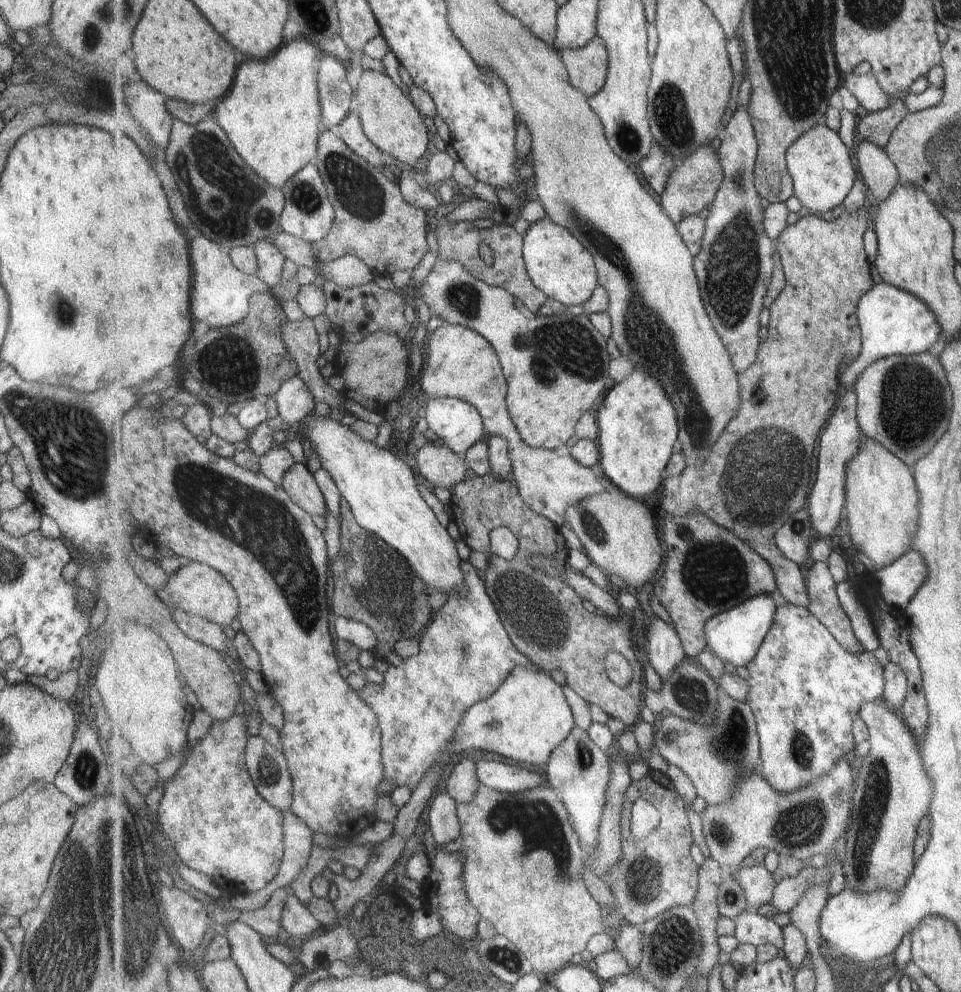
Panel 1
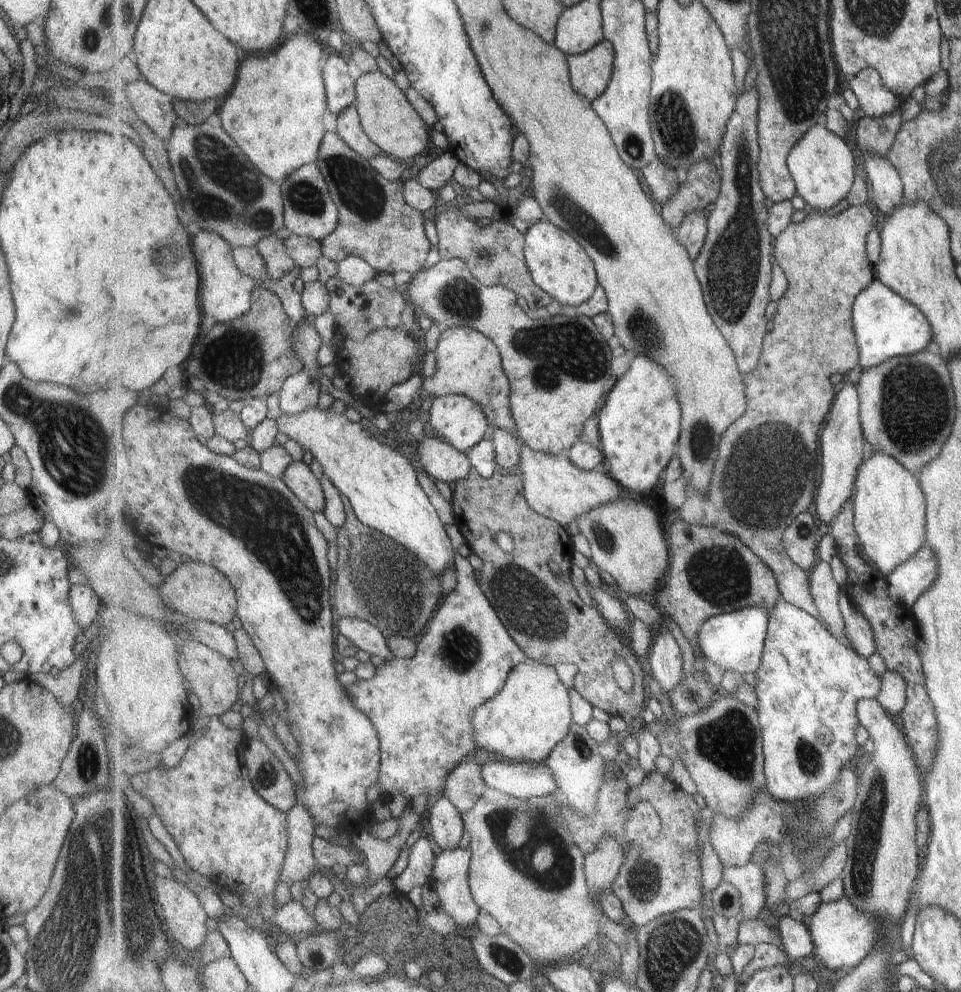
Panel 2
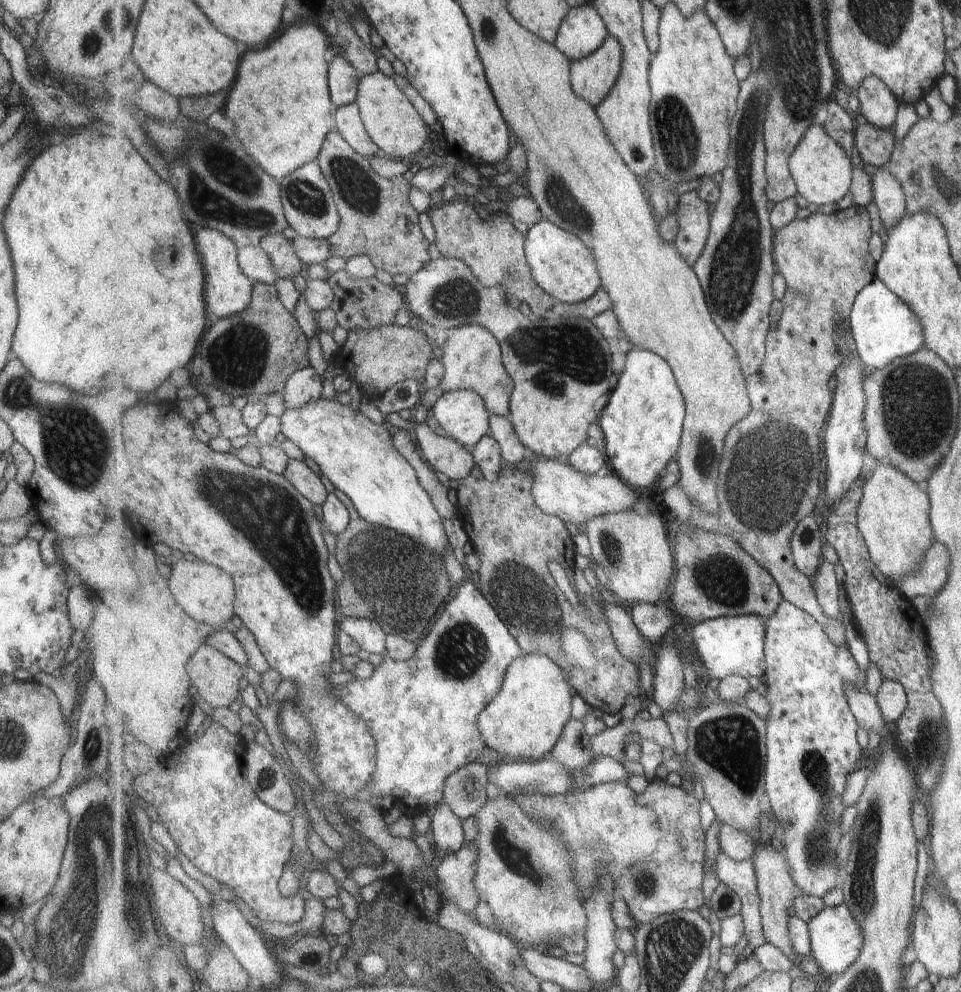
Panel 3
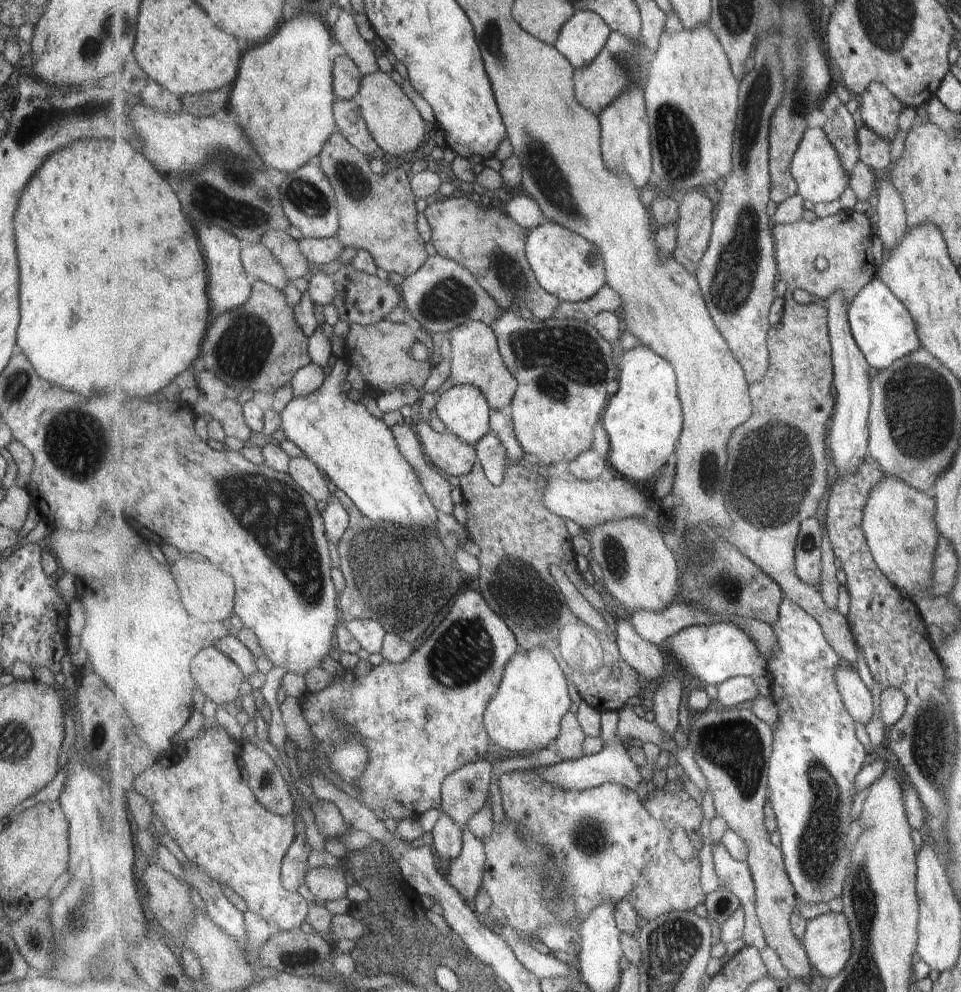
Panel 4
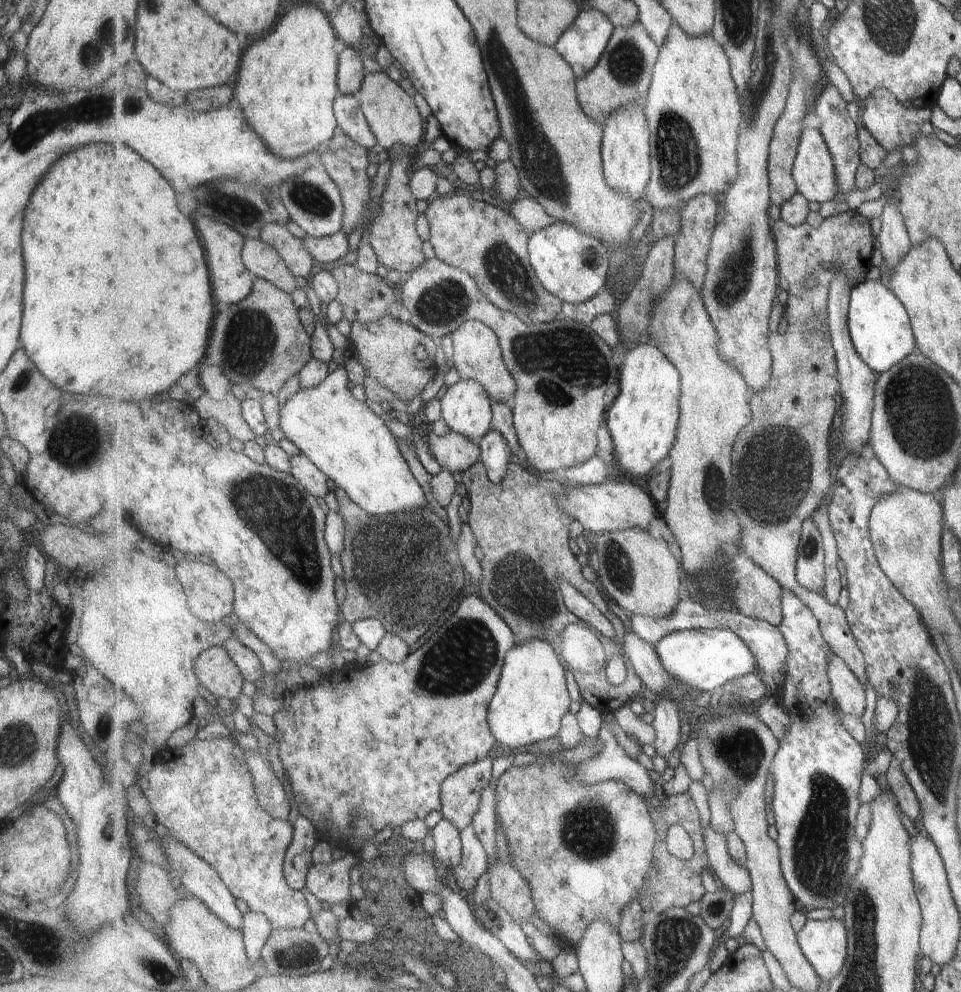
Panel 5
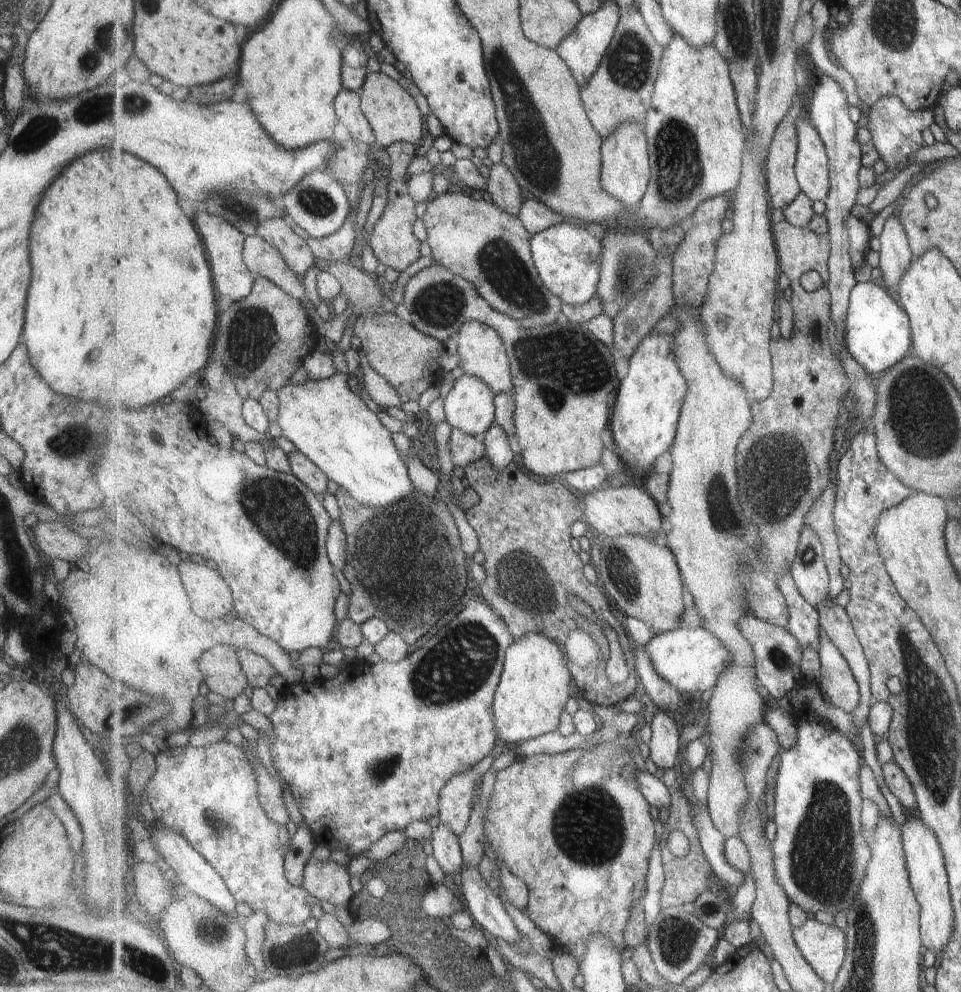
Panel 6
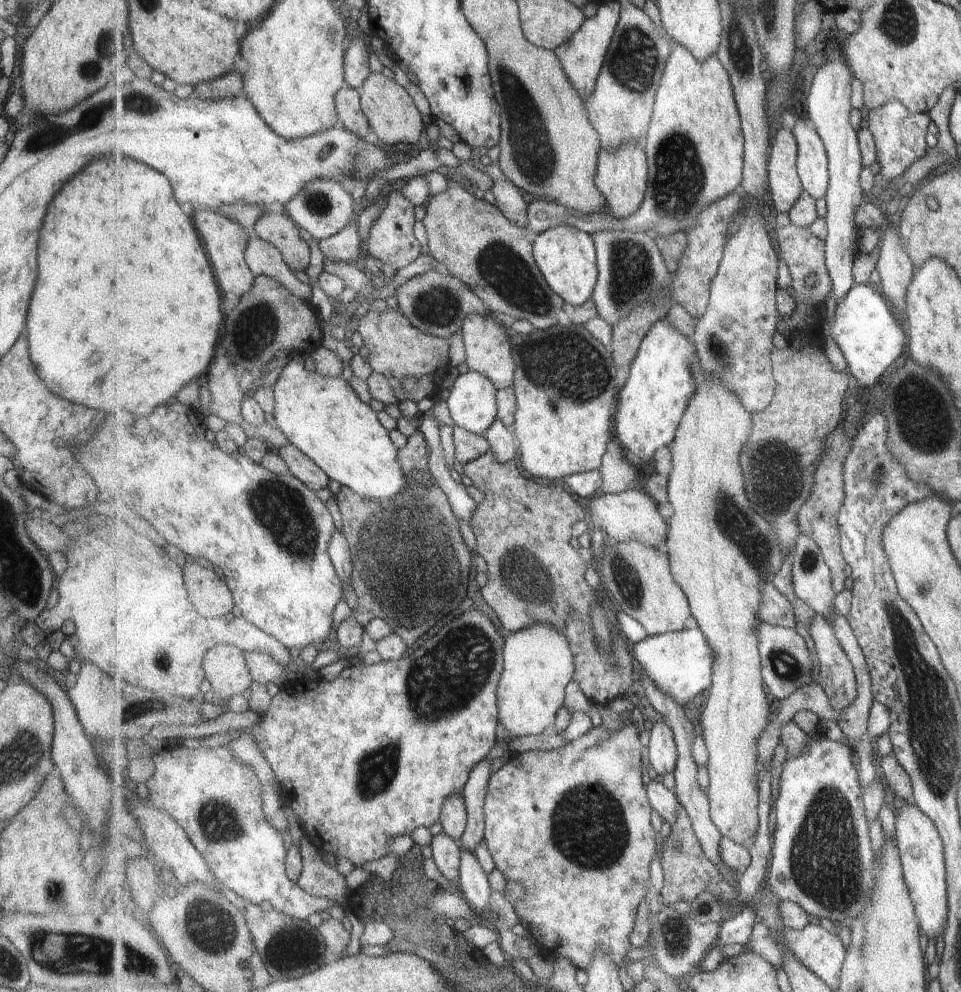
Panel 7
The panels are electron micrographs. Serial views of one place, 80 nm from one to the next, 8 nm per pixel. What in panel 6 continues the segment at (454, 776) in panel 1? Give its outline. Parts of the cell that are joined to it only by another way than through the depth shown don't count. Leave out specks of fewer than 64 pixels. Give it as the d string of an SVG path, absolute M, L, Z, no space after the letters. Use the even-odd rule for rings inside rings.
M492 752L473 771L456 776L446 784L441 796L440 822L459 838L468 827L474 796L474 784L495 762Z

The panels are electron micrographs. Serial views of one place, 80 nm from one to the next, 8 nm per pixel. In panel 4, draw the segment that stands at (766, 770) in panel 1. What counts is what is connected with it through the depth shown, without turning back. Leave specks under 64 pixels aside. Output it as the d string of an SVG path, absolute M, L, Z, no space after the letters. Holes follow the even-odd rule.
M790 598L782 600L780 608L780 619L777 624L772 625L774 631L777 633L780 648L776 651L776 655L772 658L769 666L769 680L771 688L771 696L777 703L780 710L780 723L774 730L774 754L770 758L770 800L773 808L773 813L777 820L777 830L780 832L782 853L786 864L788 875L791 882L794 884L796 895L799 900L804 902L811 902L811 904L819 904L819 902L831 902L832 900L842 898L844 895L844 885L846 884L847 877L850 875L850 864L854 860L854 850L847 844L849 832L851 832L851 812L853 812L853 796L858 792L858 774L862 771L863 760L867 758L869 750L867 746L858 739L856 732L856 720L851 716L851 713L845 708L841 693L836 683L836 668L843 665L844 667L851 667L855 669L850 663L838 653L827 642L824 635L822 625L818 620L815 620L811 613L808 613L800 604L797 604Z

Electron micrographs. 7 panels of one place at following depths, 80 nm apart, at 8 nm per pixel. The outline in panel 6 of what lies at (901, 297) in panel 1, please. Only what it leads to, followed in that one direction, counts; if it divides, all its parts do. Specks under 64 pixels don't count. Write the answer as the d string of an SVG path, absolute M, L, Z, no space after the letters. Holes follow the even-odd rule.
M875 280L858 282L853 288L844 329L844 340L849 354L854 356L872 377L881 372L886 373L909 353L909 317L887 288L875 285Z

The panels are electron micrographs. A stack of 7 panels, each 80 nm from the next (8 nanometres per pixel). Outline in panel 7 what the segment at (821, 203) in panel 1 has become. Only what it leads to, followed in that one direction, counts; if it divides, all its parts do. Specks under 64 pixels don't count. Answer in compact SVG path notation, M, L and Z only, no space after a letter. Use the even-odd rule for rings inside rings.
M797 119L792 128L798 142L798 175L813 198L825 199L830 187L828 154L822 137L807 121Z

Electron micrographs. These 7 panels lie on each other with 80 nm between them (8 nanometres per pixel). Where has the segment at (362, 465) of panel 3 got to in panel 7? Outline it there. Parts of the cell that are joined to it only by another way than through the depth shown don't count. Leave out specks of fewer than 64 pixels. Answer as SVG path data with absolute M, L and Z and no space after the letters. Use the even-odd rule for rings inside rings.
M303 356L296 357L290 363L288 363L282 369L282 377L276 381L272 389L275 391L276 398L276 411L274 412L274 420L276 421L277 427L281 429L290 440L291 443L297 445L299 450L307 453L307 456L311 457L329 476L331 479L336 480L341 485L347 485L352 488L357 494L360 494L366 499L377 499L385 500L385 498L391 498L398 495L402 490L407 488L407 479L405 473L402 471L402 466L398 459L398 446L393 444L392 438L390 437L389 431L381 424L378 417L378 412L371 408L370 403L365 404L357 394L355 390L351 388L351 384L345 378L342 377L326 377L321 376L317 372L308 373L305 371L303 365Z

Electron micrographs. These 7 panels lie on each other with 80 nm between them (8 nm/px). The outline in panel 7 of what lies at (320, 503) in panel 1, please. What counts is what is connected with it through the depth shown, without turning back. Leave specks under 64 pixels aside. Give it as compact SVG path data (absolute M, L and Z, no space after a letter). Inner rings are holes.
M293 443L281 447L278 451L290 466L291 473L316 493L326 494L331 478L314 460L311 460L310 456L307 456L307 453L299 450Z

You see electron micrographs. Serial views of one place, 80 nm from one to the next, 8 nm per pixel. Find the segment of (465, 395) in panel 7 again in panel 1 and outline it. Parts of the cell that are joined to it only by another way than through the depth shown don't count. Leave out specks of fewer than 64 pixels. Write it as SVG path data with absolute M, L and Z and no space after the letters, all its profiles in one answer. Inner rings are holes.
M457 397L430 399L425 418L428 434L436 434L462 458L488 436L478 408Z

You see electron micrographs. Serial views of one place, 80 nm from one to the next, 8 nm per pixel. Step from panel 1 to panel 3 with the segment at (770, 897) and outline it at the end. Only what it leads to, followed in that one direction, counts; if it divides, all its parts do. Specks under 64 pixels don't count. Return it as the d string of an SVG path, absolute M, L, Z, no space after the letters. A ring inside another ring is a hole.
M725 851L716 858L715 869L719 880L731 887L742 900L742 917L747 946L755 949L768 942L760 913L760 890L755 865L751 859L733 860Z

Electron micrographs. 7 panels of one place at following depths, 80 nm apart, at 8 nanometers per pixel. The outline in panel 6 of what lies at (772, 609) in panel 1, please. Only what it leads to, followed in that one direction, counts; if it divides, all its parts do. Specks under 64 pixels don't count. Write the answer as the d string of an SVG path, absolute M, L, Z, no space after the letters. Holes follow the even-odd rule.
M688 626L674 630L657 633L647 644L641 645L654 664L659 676L680 692L689 694L691 692L705 692L713 690L718 683L719 675L726 671L732 663L731 651L716 637L715 634L699 626Z

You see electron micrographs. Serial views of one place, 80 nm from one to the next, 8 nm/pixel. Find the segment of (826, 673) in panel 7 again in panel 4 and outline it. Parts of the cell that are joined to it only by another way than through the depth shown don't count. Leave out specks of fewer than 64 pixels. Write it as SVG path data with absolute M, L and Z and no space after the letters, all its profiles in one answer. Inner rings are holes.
M838 666L836 683L845 708L851 716L857 723L869 724L873 718L873 698L871 698L871 690L865 686L857 671L851 667Z

